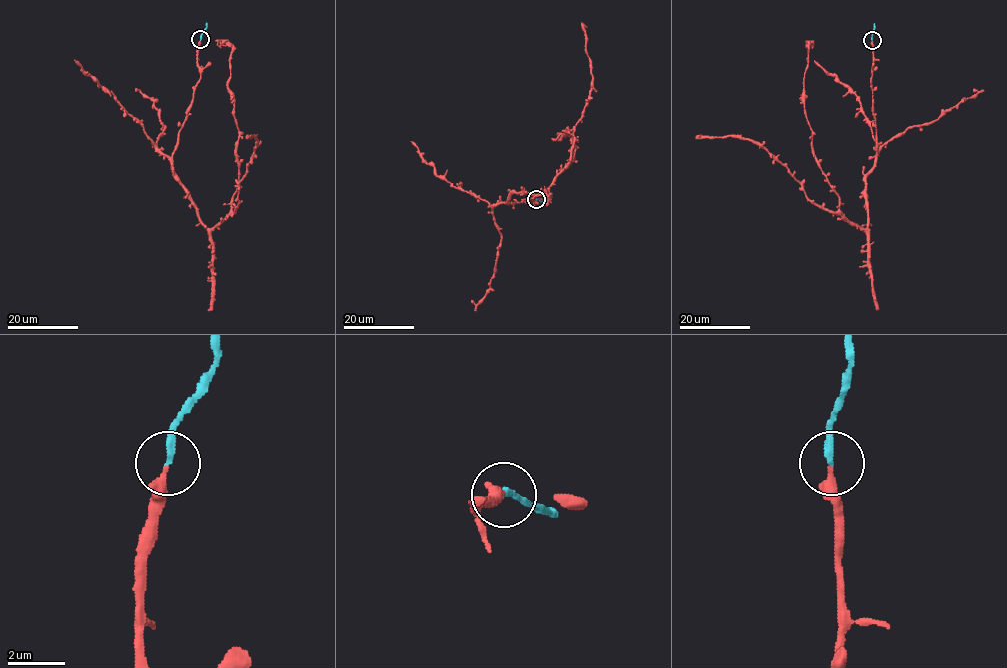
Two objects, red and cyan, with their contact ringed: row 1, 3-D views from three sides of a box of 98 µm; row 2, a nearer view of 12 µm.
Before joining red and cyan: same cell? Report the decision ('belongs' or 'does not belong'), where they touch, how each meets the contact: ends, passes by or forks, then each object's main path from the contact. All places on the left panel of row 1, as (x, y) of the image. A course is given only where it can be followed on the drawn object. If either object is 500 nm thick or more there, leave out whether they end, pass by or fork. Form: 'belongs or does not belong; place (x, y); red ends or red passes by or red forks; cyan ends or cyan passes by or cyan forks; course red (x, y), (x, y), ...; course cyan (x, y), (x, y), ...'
belongs; place (200, 39); red ends; cyan ends; course red (201, 40), (201, 79), (172, 172), (210, 229), (231, 209), (239, 176), (232, 47), (216, 40); course cyan (201, 40), (207, 23)

